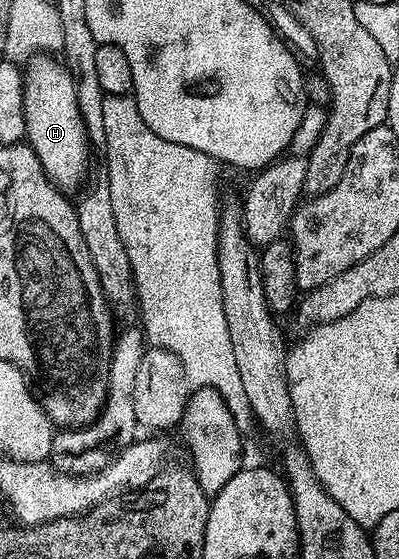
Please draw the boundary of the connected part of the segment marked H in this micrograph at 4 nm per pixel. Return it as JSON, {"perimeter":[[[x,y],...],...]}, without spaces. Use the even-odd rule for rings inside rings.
{"perimeter":[[[38,55],[24,66],[23,107],[25,108],[25,135],[45,172],[62,191],[80,190],[90,172],[91,146],[81,121],[75,82],[56,56]]]}

